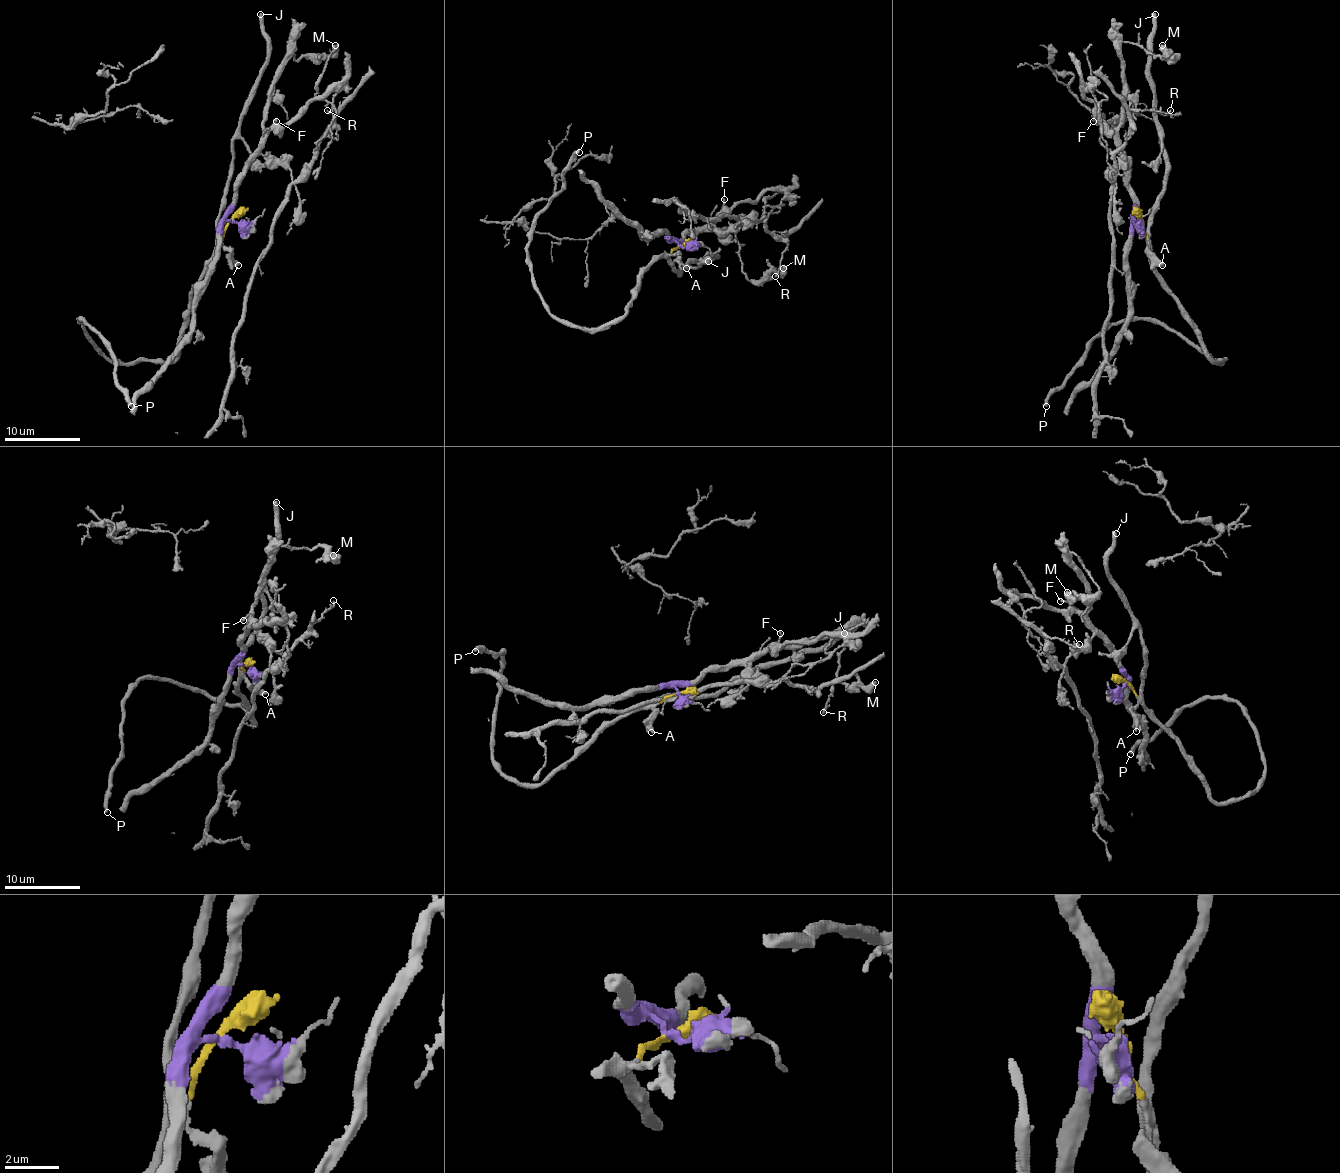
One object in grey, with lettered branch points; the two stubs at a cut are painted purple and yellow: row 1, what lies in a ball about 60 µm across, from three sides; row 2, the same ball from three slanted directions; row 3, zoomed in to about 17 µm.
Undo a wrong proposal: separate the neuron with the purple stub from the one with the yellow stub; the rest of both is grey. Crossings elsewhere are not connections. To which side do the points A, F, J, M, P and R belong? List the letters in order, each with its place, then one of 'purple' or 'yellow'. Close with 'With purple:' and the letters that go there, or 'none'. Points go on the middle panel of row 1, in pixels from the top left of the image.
A: place (686, 268); yellow
F: place (724, 199); purple
J: place (708, 261); yellow
M: place (783, 268); purple
P: place (579, 152); yellow
R: place (775, 276); purple
With purple: F, M, R

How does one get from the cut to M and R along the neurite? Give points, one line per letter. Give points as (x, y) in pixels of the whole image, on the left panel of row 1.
M: (231, 220), (237, 178), (260, 142), (267, 92), (286, 44), (298, 60), (330, 54), (336, 44)
R: (231, 220), (227, 218), (237, 178), (258, 155), (275, 157), (294, 180), (334, 124), (338, 111), (326, 109)

